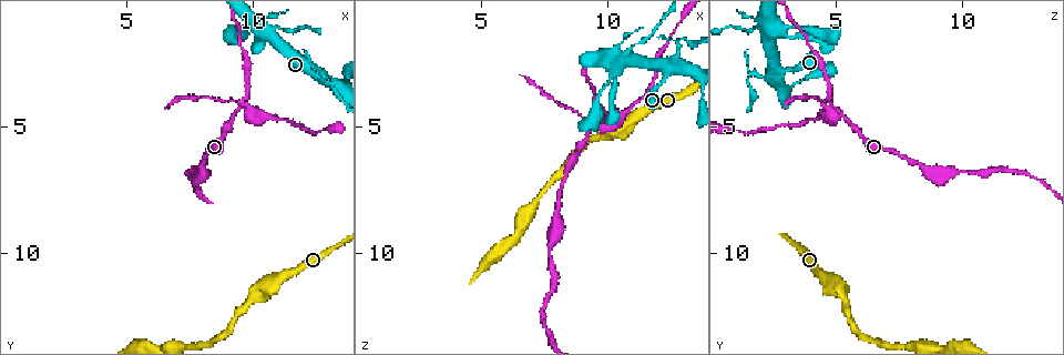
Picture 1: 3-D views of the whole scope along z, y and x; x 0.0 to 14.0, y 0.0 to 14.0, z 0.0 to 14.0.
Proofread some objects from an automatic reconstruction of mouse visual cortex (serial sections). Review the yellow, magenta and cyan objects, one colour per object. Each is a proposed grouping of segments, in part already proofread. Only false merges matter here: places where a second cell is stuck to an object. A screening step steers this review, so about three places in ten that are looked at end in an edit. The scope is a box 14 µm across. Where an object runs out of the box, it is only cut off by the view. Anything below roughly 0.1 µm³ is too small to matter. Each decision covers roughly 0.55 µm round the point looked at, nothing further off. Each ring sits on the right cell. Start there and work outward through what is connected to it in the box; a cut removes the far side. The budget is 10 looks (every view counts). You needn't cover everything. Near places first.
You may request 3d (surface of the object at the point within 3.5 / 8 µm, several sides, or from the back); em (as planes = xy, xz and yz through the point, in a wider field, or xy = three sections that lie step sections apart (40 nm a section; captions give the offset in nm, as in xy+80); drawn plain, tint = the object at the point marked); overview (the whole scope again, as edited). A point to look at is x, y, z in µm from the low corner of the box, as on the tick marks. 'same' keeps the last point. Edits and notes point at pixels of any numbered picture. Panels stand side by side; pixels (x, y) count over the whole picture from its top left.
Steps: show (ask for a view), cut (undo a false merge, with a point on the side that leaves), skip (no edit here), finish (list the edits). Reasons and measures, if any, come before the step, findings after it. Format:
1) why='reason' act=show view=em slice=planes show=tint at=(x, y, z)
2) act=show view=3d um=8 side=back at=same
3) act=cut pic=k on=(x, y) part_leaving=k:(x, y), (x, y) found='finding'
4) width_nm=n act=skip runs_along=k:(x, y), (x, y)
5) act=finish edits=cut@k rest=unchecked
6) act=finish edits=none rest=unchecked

why='four-way junction' act=show view=3d um=3.5 at=(12.3, 2.8, 2.8)

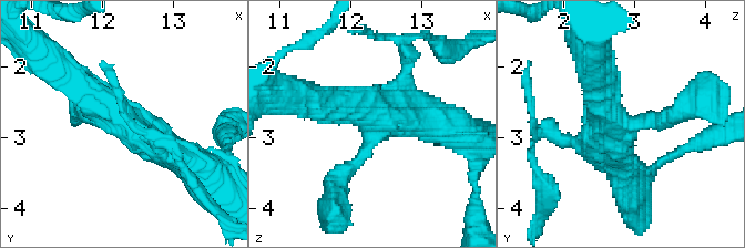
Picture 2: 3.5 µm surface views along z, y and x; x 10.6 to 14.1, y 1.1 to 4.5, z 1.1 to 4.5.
arms=4 arm_widths_nm=200,250,450,450 act=show view=em slice=xy step=1 show=tint at=(12.30, 2.80, 2.80)

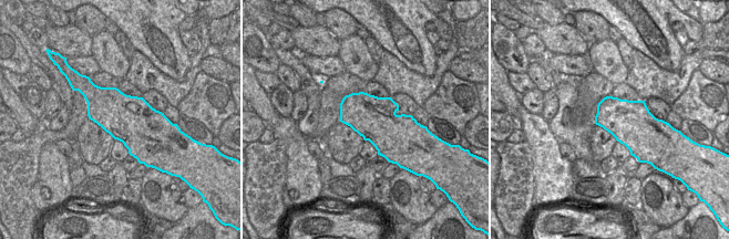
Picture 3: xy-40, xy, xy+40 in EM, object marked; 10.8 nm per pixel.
why='another direction' act=show view=em slice=xy step=5 show=tint at=same

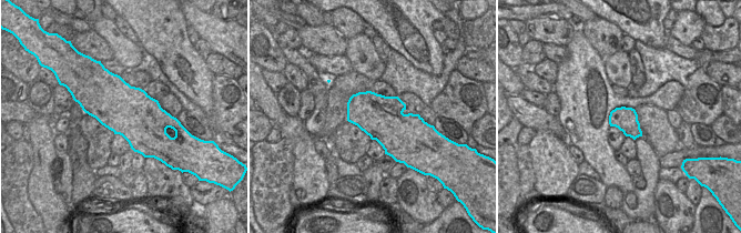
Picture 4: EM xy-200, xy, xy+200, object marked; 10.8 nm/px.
act=skip runs_along=2:(679, 114), (619, 124), (599, 80) found='continuous, no second cell'

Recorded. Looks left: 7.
why='arms run side by side' act=show view=3d um=3.5 at=(10.2, 1.2, 2.7)

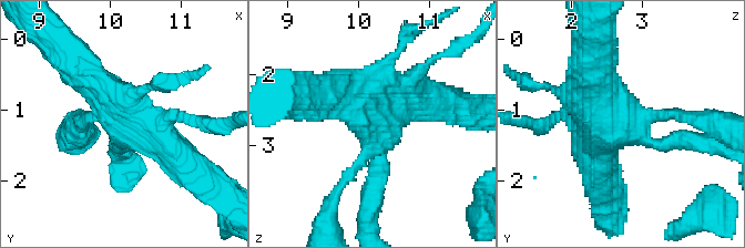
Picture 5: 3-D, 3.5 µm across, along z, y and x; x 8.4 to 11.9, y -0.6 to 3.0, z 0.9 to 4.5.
act=show view=em slice=planes show=tint at=(10.25, 1.25, 2.70)

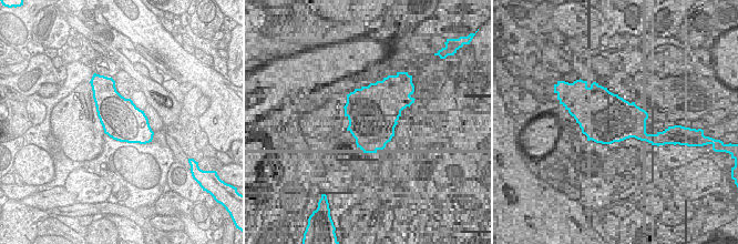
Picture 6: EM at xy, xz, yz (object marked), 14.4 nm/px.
act=skip runs_along=5:(447, 104), (399, 101), (355, 166) found='continuous, no second cell'

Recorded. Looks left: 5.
why='a narrow waist' act=show view=3d um=3.5 at=(9.6, 4.1, 4.8)

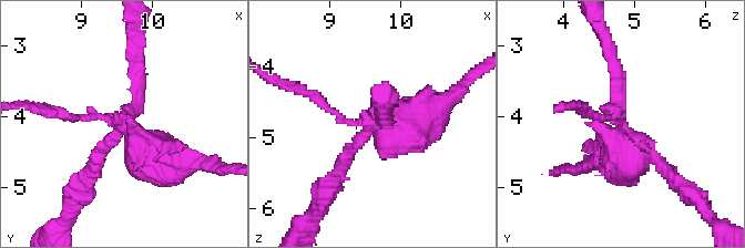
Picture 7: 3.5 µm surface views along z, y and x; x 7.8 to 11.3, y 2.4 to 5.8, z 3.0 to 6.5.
act=show view=em slice=xy step=3 show=tint at=(9.60, 4.15, 4.85)

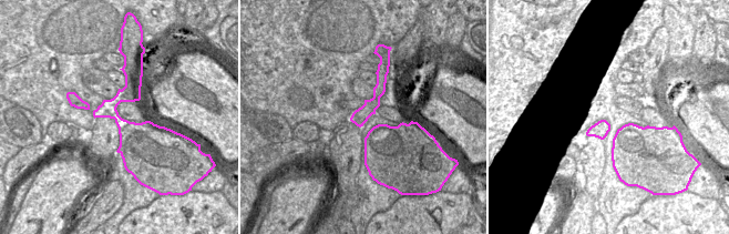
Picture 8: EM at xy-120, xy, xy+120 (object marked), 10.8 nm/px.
why='another direction' act=show view=em slice=xy step=2 show=tint at=same

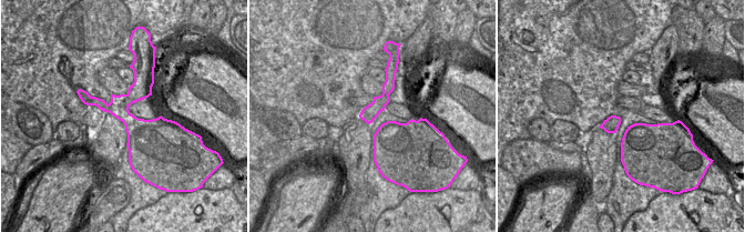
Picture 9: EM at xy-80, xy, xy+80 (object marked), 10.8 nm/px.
act=cut pic=7 on=(149, 155) part_leaving=7:(122, 127), (166, 162), (207, 165) found='two cells meet here'

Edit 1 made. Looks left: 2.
act=finish edits=cut@7 rest=unchecked

